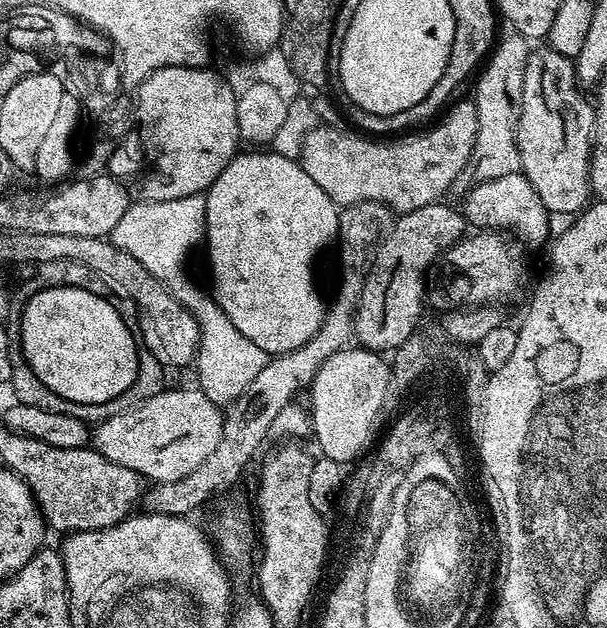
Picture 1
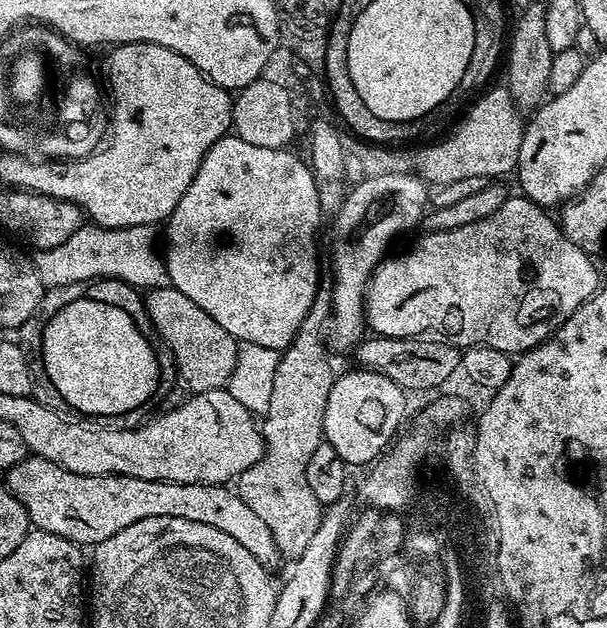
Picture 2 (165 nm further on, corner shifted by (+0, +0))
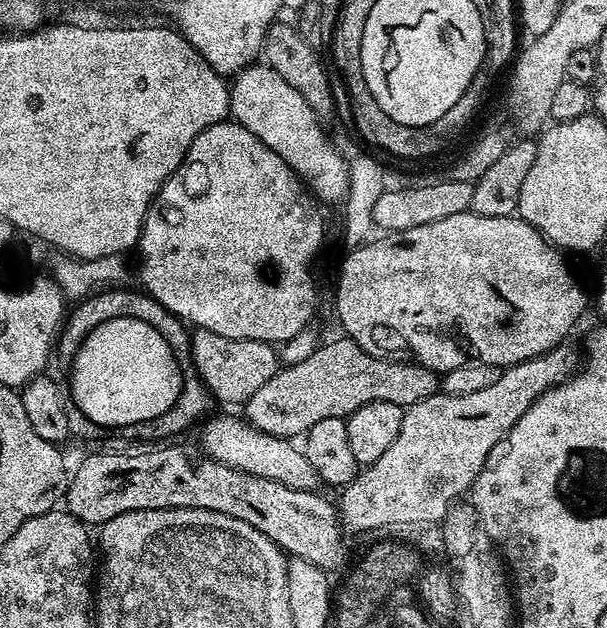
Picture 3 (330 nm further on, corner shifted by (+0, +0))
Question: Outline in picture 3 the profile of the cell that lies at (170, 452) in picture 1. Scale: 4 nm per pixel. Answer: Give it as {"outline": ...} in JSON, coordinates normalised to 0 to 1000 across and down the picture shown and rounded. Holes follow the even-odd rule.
{"outline":[[[344,661],[334,670],[336,702],[333,712],[343,725],[372,742],[386,742],[392,748],[405,748],[405,755],[418,755],[432,761],[445,761],[445,768],[465,768],[465,774],[478,774],[484,780],[506,783],[526,779],[530,766],[527,756],[511,742],[499,718],[488,713],[479,699],[466,694],[446,694],[410,675],[407,667],[389,662]]]}

